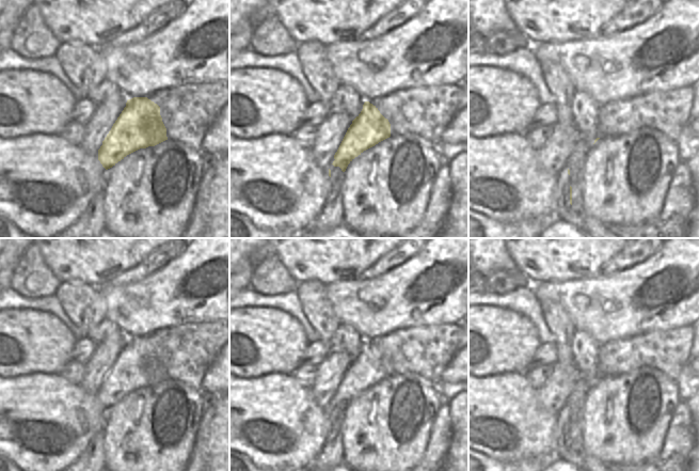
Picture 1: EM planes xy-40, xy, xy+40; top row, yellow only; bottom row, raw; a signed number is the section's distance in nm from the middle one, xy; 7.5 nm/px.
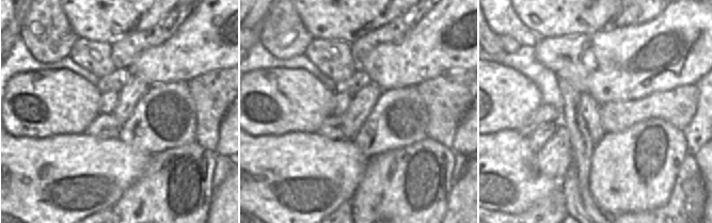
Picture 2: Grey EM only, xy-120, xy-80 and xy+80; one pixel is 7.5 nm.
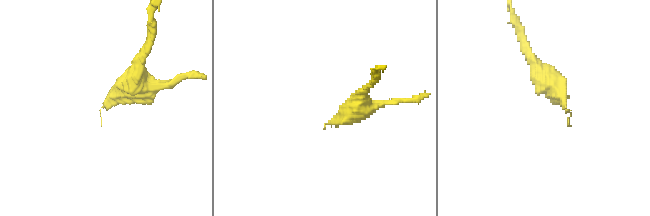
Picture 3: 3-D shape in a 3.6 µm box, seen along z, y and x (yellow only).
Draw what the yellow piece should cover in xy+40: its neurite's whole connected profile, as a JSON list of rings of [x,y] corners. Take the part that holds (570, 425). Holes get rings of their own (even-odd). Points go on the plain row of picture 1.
[[[562,407],[557,414],[557,429],[555,431],[555,456],[577,467],[583,467],[583,455],[572,444],[572,426],[570,424],[570,409]]]

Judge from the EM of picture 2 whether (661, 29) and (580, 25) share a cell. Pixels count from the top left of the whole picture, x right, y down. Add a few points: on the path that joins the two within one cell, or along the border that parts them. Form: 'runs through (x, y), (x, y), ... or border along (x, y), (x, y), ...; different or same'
border along (611, 26), (586, 34); different

